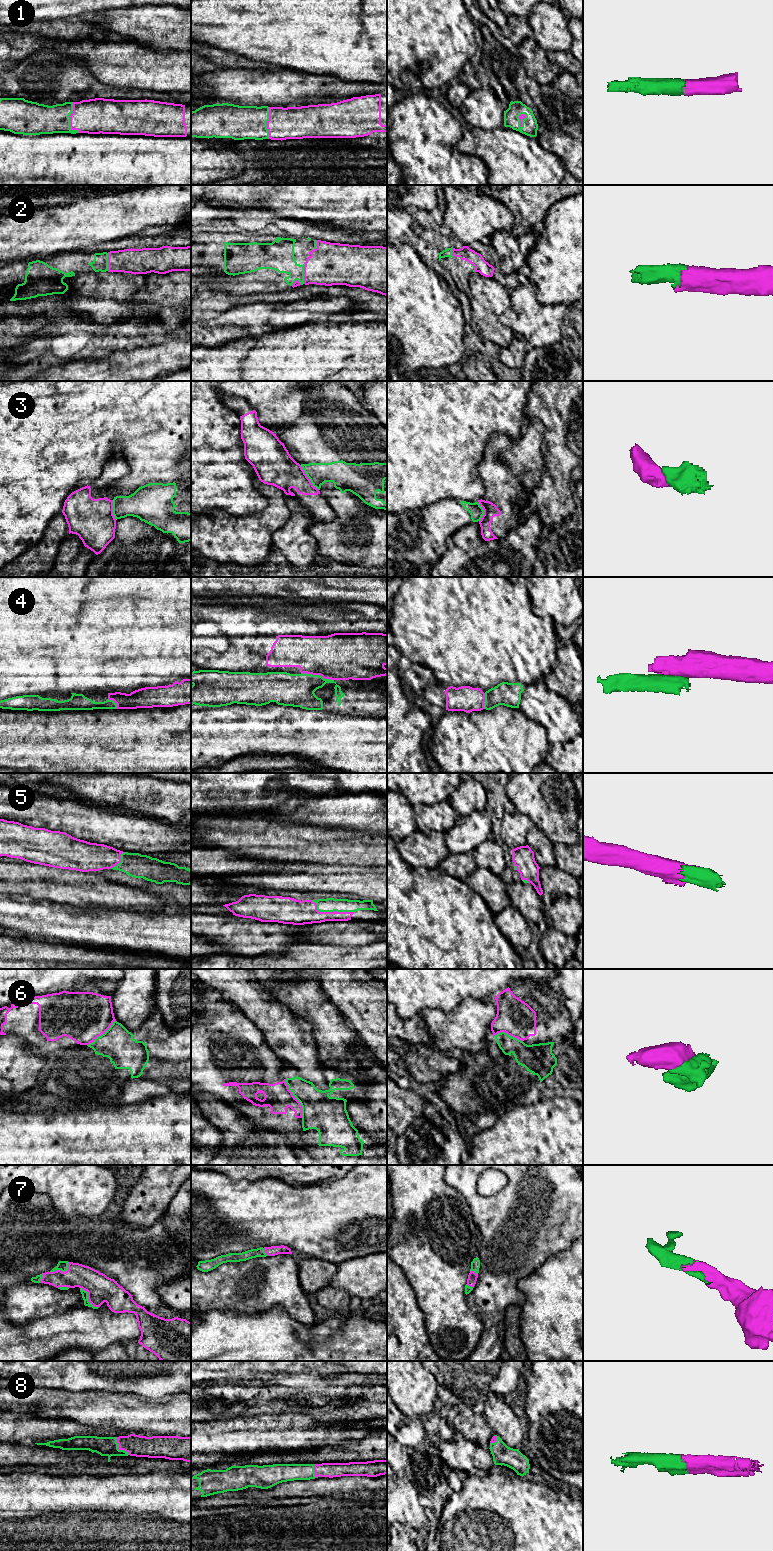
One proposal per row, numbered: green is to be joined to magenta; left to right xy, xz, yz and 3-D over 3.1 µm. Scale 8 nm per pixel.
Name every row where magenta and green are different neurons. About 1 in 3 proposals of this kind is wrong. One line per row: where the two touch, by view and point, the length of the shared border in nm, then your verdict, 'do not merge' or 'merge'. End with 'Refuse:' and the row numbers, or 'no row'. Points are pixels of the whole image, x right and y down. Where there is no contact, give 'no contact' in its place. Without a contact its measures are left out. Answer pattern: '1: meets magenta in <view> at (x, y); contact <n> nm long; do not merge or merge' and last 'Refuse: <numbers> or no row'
1: meets magenta in xy at (70, 119); contact 260 nm long; merge
2: meets magenta in xy at (108, 262); contact 140 nm long; merge
3: meets magenta in xz at (308, 478); contact 260 nm long; do not merge
4: meets magenta in xz at (317, 674); contact 280 nm long; do not merge
5: meets magenta in xz at (330, 912); contact 360 nm long; merge
6: meets magenta in xz at (295, 1098); contact 340 nm long; do not merge
7: meets magenta in xy at (88, 1298); contact 220 nm long; merge
8: meets magenta in xy at (118, 1448); contact 180 nm long; merge
Refuse: 3, 4, 6

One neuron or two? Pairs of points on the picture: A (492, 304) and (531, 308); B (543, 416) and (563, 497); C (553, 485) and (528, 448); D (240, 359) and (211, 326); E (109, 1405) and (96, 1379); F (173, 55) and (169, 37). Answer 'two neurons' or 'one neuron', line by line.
A: two neurons
B: one neuron
C: two neurons
D: two neurons
E: two neurons
F: two neurons

